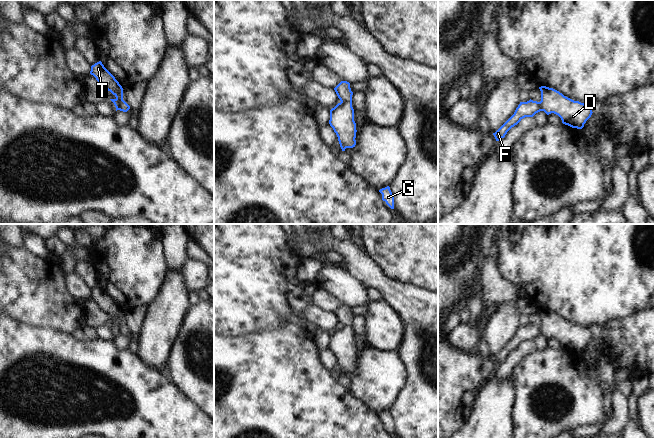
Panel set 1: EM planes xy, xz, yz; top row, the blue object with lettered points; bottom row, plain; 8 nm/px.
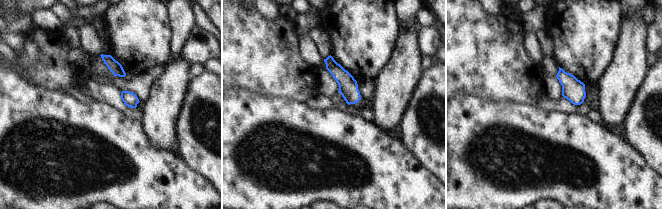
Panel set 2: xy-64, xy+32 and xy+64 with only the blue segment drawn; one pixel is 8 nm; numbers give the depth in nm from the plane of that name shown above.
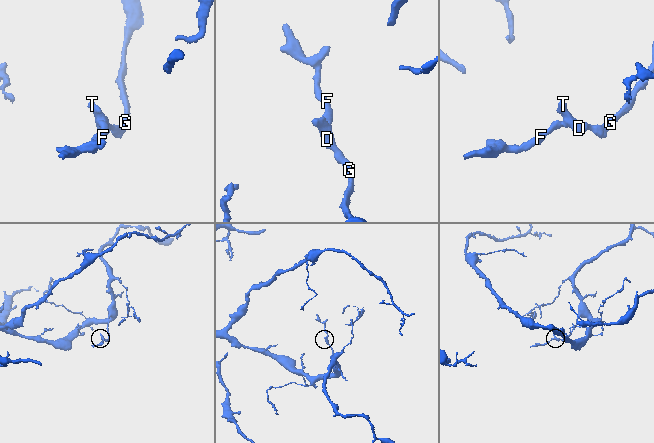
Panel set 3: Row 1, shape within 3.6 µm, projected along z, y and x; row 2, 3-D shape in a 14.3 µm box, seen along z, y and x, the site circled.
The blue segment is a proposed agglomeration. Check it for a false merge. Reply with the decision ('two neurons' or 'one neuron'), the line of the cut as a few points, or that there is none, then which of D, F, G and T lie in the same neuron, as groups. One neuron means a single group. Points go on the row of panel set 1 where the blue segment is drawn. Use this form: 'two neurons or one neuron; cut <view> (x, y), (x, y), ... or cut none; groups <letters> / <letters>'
one neuron; cut none; groups D F G T

